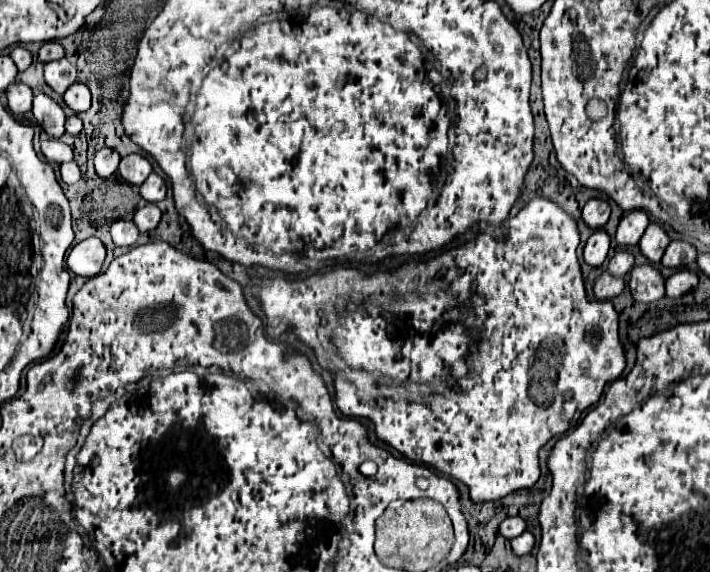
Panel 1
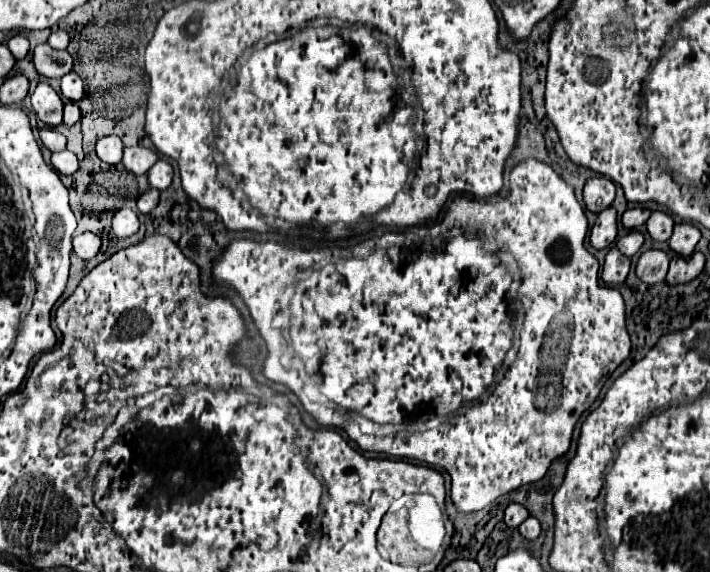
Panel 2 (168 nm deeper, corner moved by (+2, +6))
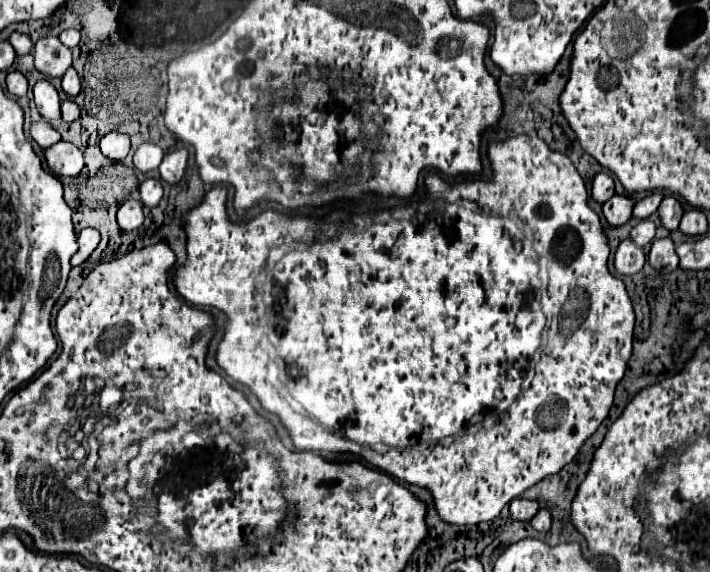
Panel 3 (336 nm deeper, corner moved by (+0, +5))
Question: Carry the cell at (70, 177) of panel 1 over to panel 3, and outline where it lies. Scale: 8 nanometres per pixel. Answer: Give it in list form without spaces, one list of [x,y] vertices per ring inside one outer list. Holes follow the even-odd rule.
[[[58,141],[56,145],[46,149],[46,161],[52,173],[56,175],[78,175],[80,169],[84,167],[84,157],[82,151],[66,141]]]

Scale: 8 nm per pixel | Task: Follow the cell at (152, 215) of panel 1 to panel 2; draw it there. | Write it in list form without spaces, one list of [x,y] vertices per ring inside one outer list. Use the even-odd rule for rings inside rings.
[[[148,188],[144,194],[138,196],[138,210],[142,214],[148,214],[158,206],[158,198],[160,198],[160,192],[156,188]]]

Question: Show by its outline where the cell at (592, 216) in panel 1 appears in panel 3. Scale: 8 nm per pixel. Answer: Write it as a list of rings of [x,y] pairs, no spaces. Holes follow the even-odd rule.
[[[598,173],[594,177],[594,183],[592,183],[592,199],[596,203],[606,203],[608,199],[612,199],[616,193],[614,193],[614,179],[606,173]]]

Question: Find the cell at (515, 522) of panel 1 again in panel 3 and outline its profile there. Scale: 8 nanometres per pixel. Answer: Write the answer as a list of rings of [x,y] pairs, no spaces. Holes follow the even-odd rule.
[[[512,499],[510,503],[510,515],[514,521],[530,521],[538,511],[538,503],[536,501],[528,501],[528,499]]]

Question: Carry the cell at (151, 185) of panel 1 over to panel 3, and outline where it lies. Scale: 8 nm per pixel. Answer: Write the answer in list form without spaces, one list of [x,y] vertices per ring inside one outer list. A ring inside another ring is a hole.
[[[178,149],[178,151],[168,153],[164,157],[164,161],[160,163],[160,167],[158,167],[162,181],[178,183],[182,179],[182,175],[184,175],[186,163],[188,163],[188,151],[186,149]]]

